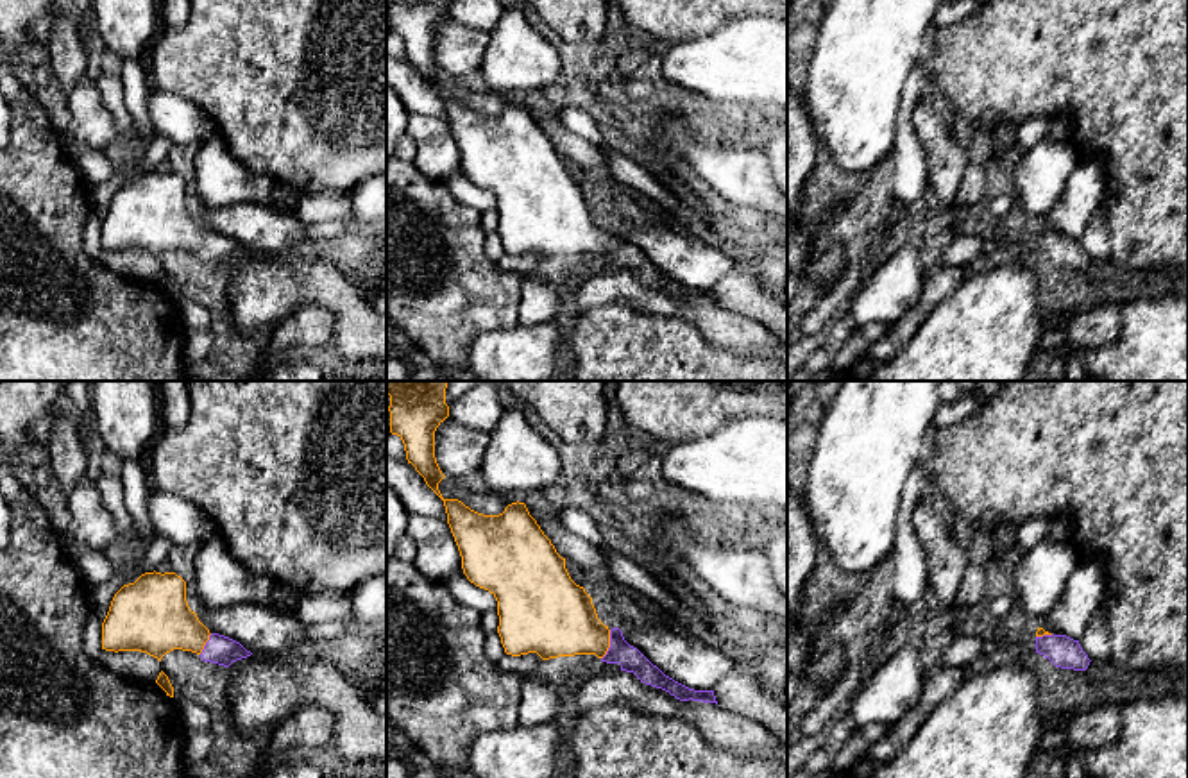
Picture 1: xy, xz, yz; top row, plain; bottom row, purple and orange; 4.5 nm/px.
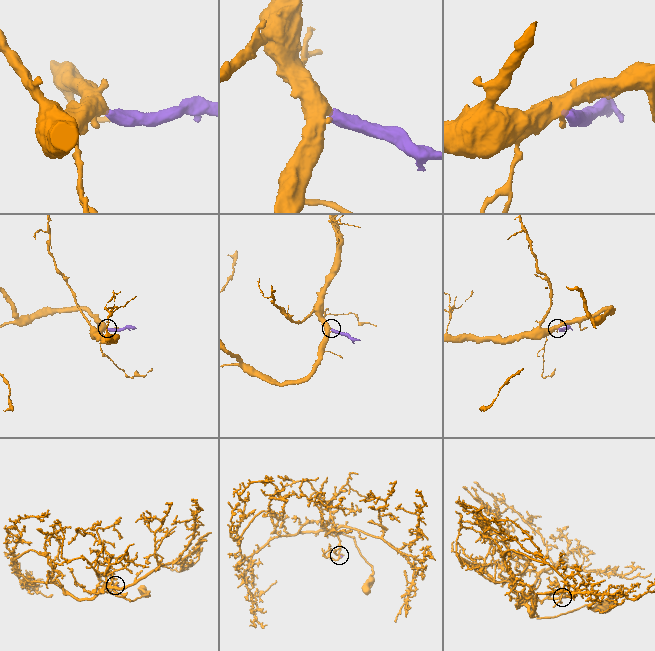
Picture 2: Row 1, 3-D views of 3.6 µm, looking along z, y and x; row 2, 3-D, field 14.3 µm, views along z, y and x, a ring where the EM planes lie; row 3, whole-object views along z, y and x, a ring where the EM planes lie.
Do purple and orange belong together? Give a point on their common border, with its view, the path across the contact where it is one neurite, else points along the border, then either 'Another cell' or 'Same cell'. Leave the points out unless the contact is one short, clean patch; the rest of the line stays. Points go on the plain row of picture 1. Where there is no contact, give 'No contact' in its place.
Touches purple at xz (610, 244). Path across: xz (630, 258), (610, 244), (560, 220). Same cell

